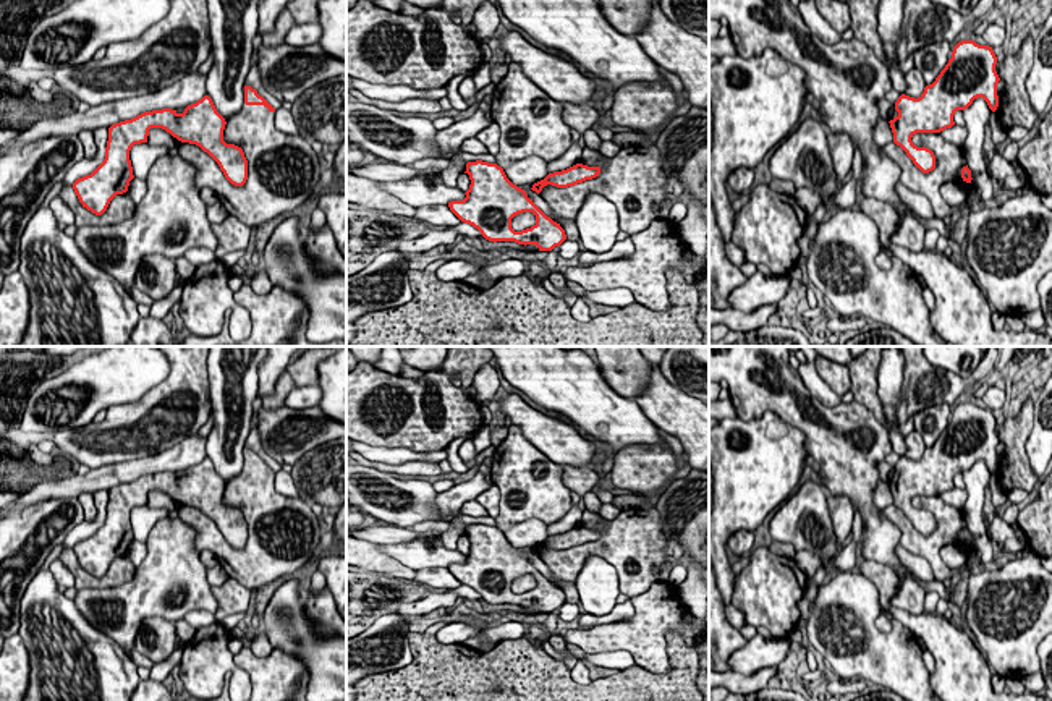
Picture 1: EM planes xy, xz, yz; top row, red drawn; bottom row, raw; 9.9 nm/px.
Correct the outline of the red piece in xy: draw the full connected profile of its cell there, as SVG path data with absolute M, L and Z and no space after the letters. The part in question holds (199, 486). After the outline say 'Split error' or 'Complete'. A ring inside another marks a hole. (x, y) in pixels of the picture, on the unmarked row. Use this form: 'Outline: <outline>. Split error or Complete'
Outline: M251 448L243 450L244 465L238 476L225 482L212 461L204 458L178 476L172 471L144 474L131 482L108 491L104 525L91 536L78 541L73 552L87 573L102 578L117 557L128 554L134 541L129 513L134 507L147 505L151 491L162 491L180 503L178 516L196 529L196 550L210 550L228 578L254 591L278 576L293 575L314 555L320 542L320 518L311 502L286 497L275 491L275 471Z. Split error

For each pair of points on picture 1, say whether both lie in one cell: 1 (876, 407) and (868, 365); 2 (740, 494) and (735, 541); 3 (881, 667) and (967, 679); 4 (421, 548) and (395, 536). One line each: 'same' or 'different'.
1: same
2: different
3: different
4: different

